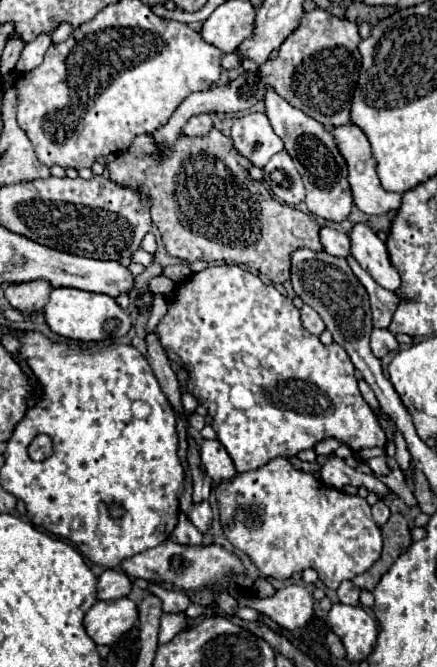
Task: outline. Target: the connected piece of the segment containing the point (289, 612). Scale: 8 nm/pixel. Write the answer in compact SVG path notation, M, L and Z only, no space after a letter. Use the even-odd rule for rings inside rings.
M290 584L282 590L278 590L272 598L260 600L257 596L242 597L237 599L237 602L240 607L254 608L254 610L270 616L274 622L278 622L286 630L302 628L314 612L312 594L300 584Z

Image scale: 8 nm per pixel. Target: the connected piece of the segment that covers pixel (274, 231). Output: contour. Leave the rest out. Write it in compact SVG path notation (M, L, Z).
M212 128L206 136L180 136L174 142L168 158L160 158L160 146L152 134L140 134L124 154L116 154L110 158L108 172L110 178L120 186L136 190L140 190L142 186L142 190L150 196L152 222L158 226L168 254L186 262L216 260L254 268L266 274L274 284L282 284L290 280L292 252L296 252L298 248L310 248L314 252L324 250L320 244L320 226L308 214L274 200L270 190L262 182L250 178L250 166L252 164L236 152L232 140L220 130Z

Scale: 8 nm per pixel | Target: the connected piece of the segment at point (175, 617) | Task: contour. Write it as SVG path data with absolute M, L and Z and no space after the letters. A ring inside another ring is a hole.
M166 612L162 616L162 628L160 628L160 640L172 640L178 632L180 632L180 624L184 624L184 628L188 626L188 616L184 612L178 612L178 614L172 614L172 612Z

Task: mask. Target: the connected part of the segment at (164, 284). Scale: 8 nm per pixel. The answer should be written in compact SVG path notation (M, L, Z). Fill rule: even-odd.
M156 276L156 278L152 278L148 286L150 286L150 290L160 290L160 292L164 292L164 290L174 290L174 282L172 282L170 278L166 278L166 276Z

